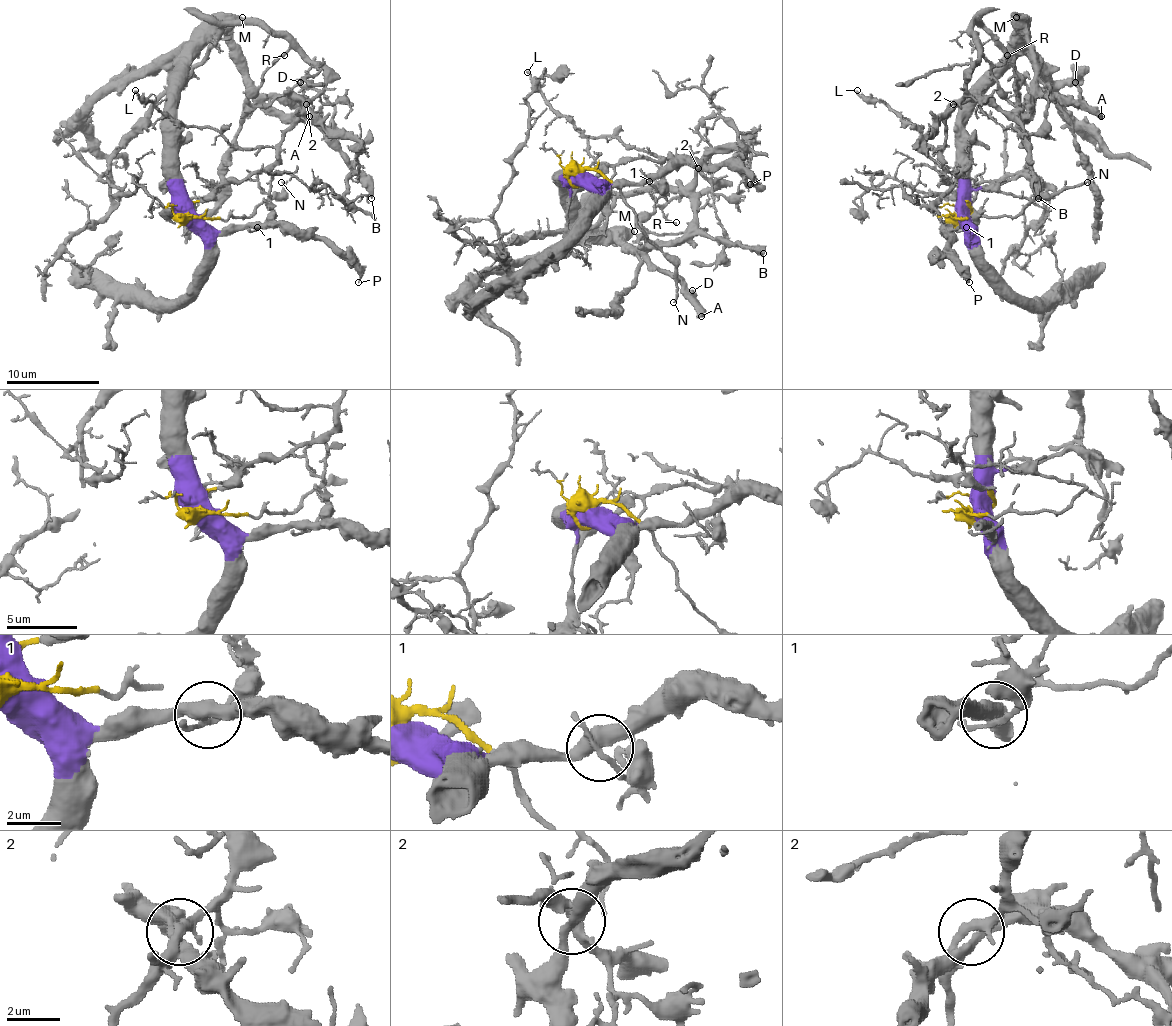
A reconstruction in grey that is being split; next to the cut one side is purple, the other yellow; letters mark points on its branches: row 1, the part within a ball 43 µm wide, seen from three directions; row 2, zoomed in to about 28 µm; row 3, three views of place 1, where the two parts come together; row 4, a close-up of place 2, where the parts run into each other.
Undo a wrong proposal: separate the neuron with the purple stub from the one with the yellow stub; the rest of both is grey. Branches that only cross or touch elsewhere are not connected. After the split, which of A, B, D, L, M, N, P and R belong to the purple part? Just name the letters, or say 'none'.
A, B, D, M, P

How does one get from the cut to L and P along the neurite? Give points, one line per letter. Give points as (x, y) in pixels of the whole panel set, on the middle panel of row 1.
L: (576, 174), (569, 181), (583, 186), (620, 162), (669, 158), (583, 134), (548, 102), (527, 71)
P: (576, 176), (597, 176), (611, 183), (653, 181), (683, 165), (737, 165), (751, 183)

